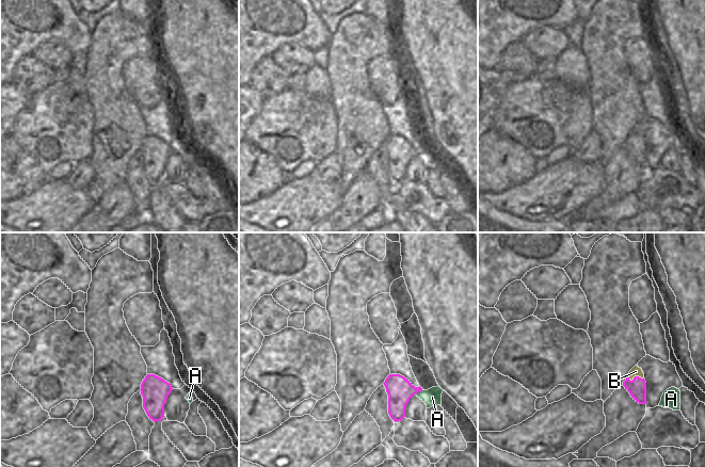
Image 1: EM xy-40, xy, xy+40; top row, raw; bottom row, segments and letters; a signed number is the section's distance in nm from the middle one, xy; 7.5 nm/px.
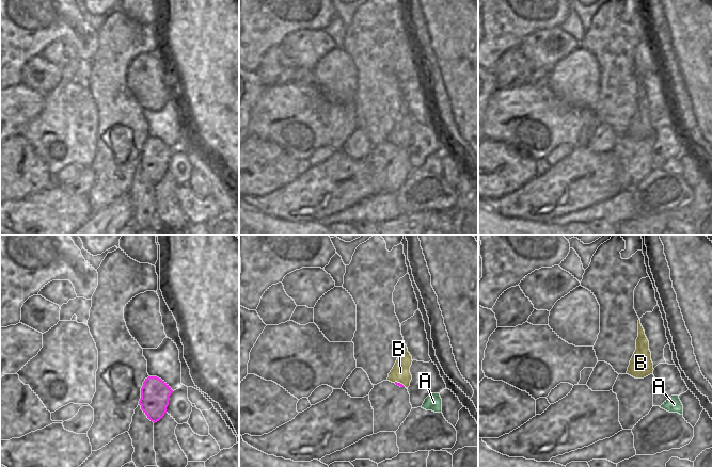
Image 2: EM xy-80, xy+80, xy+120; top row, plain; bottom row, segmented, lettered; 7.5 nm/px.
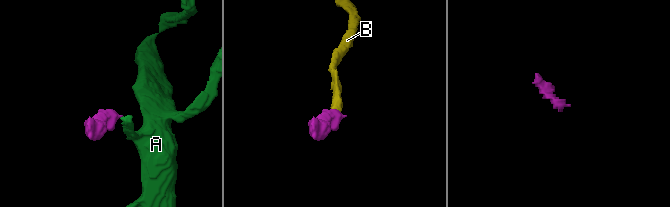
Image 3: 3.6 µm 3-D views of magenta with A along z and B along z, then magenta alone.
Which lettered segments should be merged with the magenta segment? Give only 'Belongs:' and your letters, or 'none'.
Belongs: none

